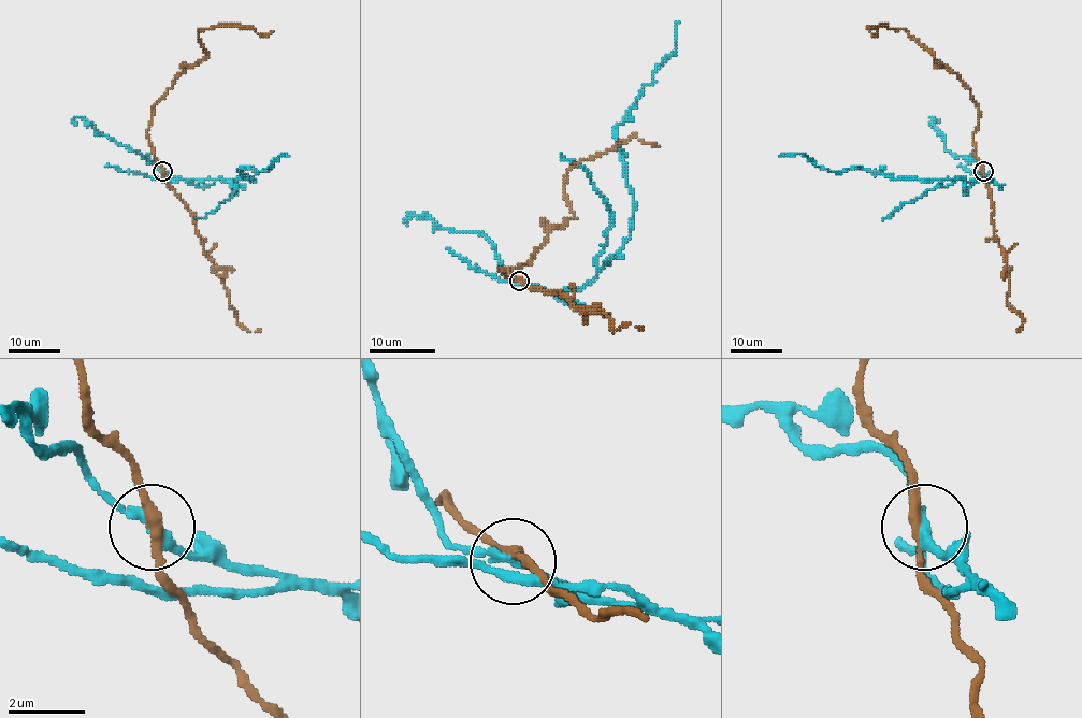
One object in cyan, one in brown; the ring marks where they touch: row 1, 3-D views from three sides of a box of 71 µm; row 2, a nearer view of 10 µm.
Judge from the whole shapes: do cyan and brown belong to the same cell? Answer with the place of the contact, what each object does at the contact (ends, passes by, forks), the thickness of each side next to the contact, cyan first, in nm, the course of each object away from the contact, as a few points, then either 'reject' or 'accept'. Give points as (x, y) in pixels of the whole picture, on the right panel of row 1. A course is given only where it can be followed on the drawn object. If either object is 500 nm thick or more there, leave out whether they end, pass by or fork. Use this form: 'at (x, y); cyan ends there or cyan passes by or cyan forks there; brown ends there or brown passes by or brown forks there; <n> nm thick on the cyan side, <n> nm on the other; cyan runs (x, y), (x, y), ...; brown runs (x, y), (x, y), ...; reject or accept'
at (983, 171); cyan passes by; brown passes by; 280 nm thick on the cyan side, 240 nm on the other; cyan runs (983, 172), (991, 180), (891, 178), (854, 167), (827, 171), (802, 154), (779, 156); brown runs (983, 172), (972, 143), (979, 108), (971, 90), (905, 29), (868, 28), (873, 34), (878, 32); reject

